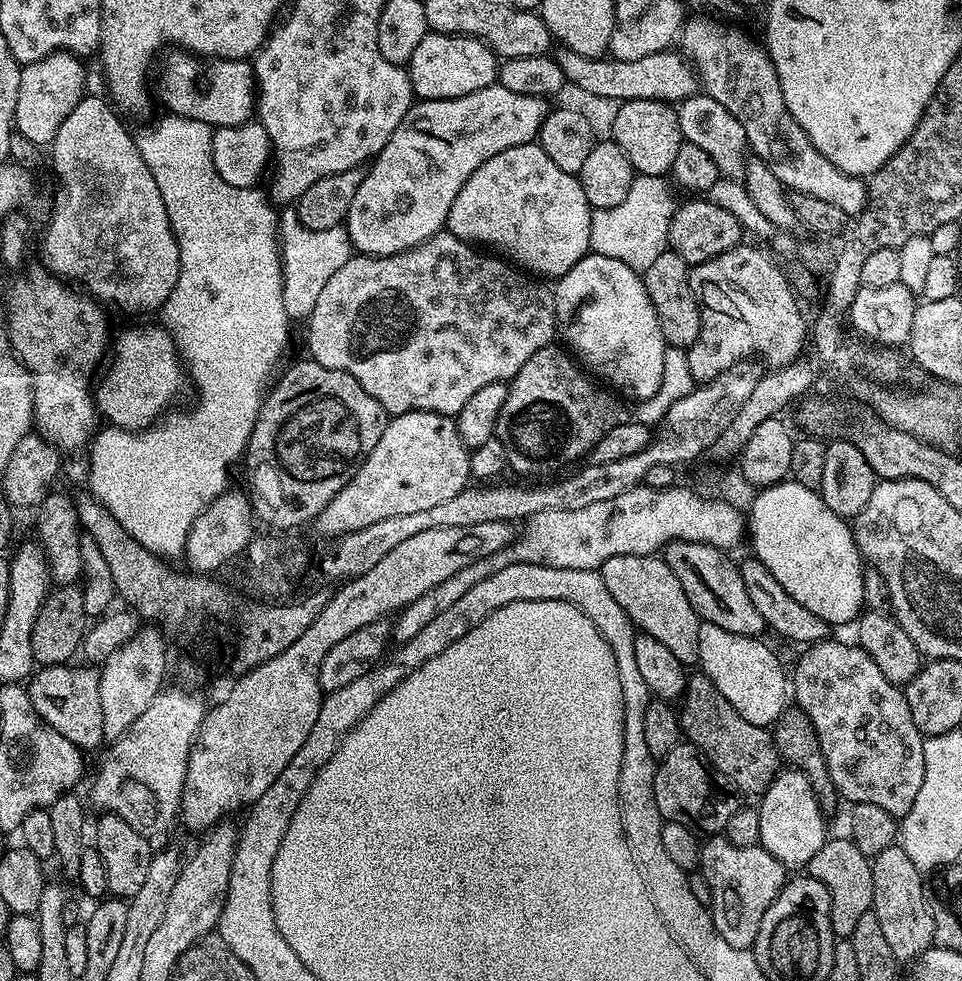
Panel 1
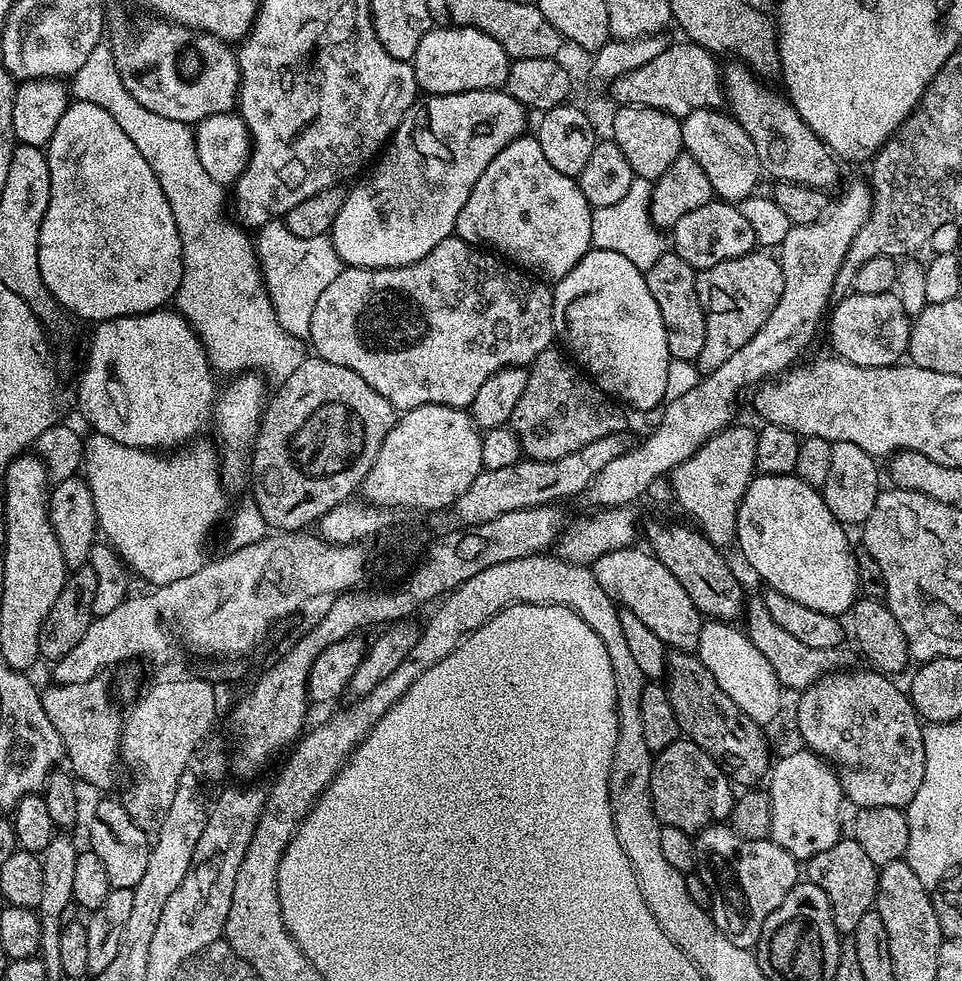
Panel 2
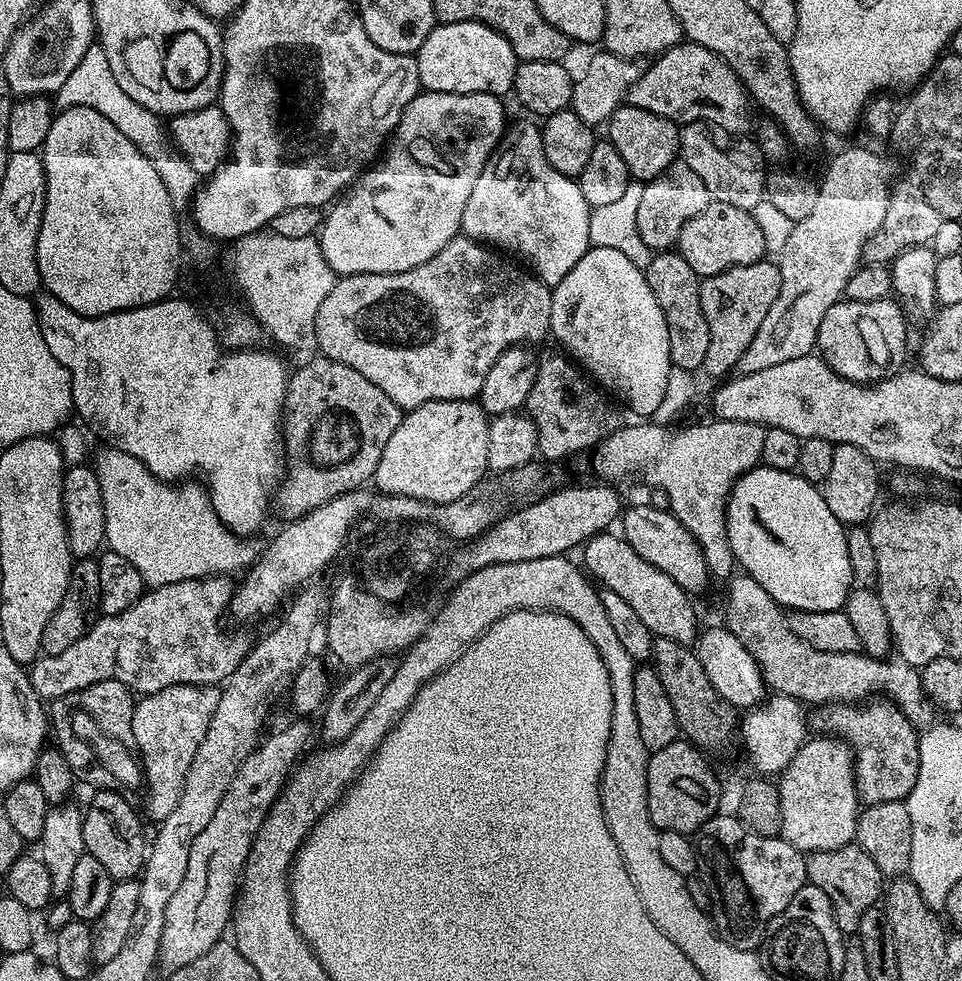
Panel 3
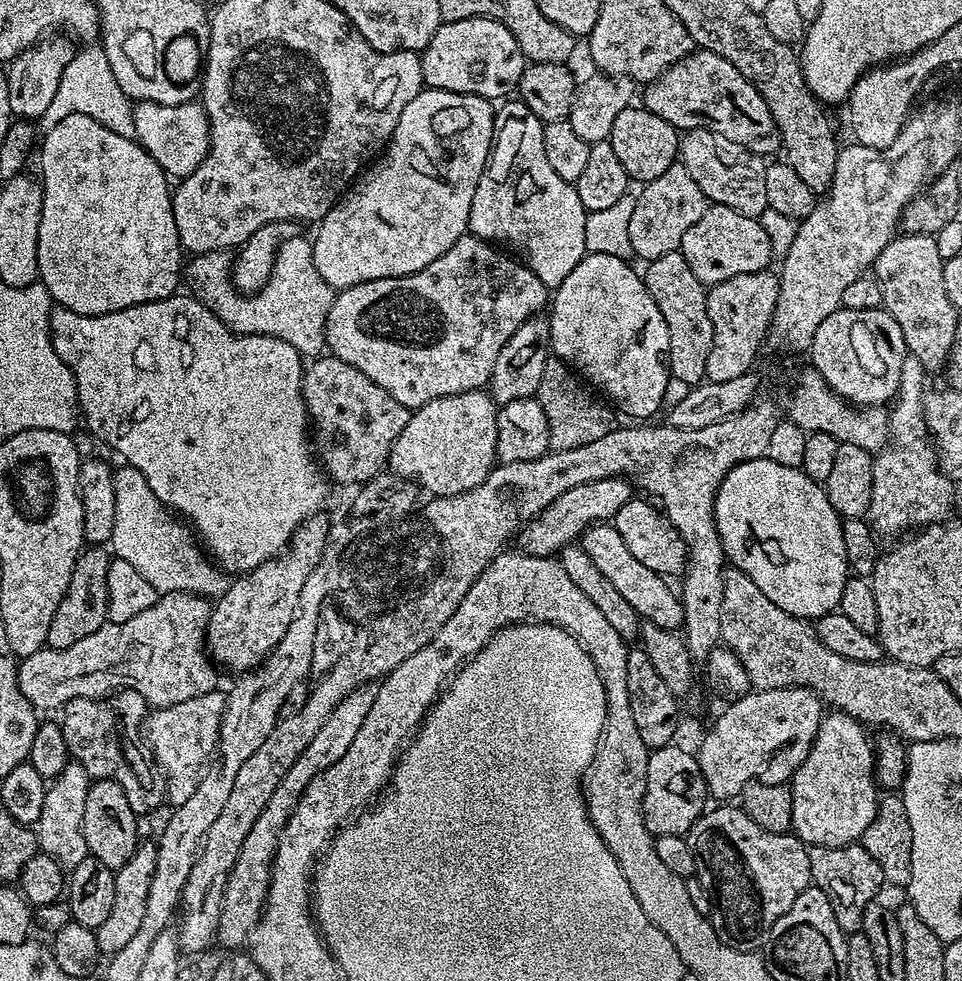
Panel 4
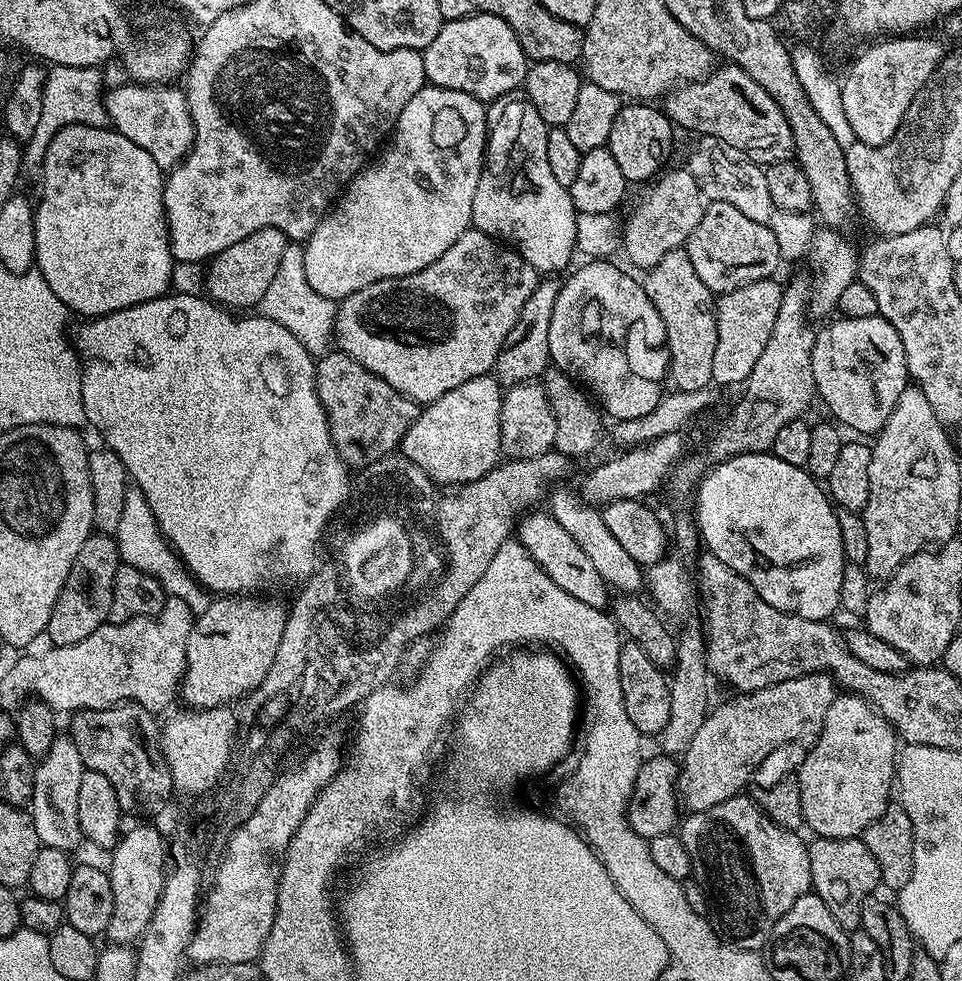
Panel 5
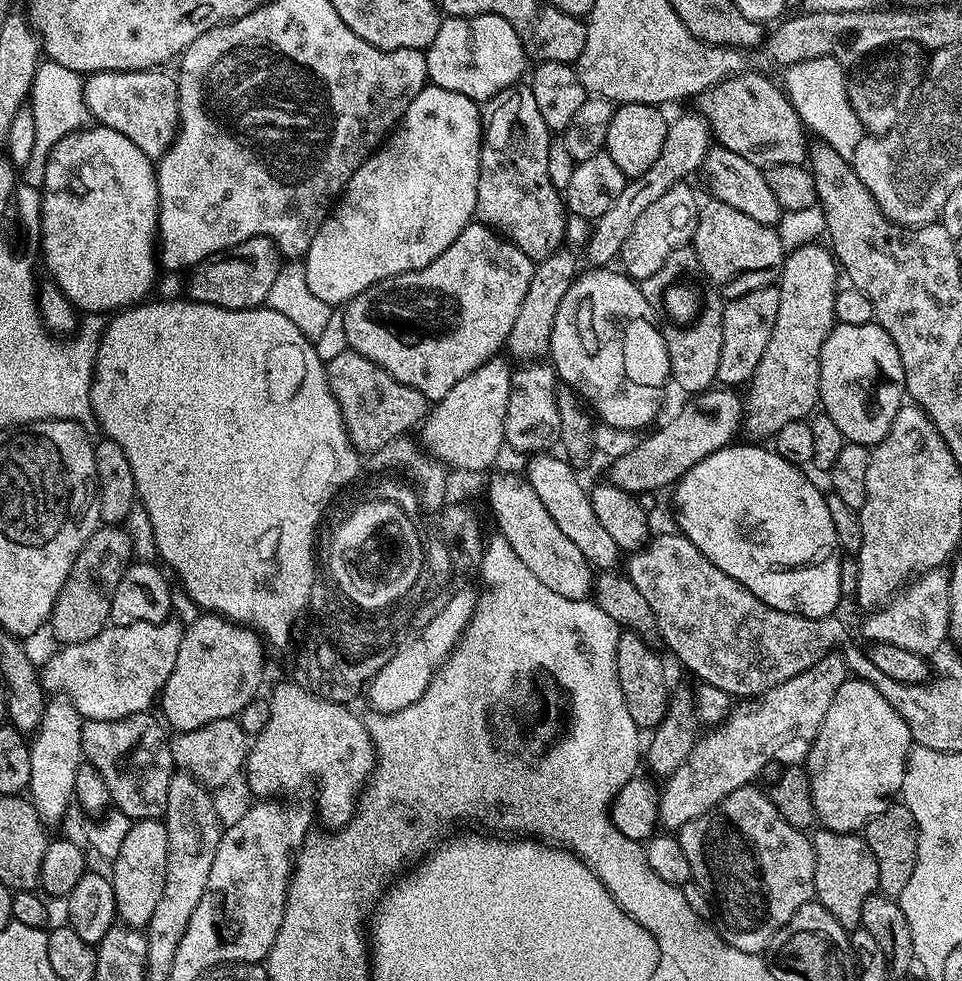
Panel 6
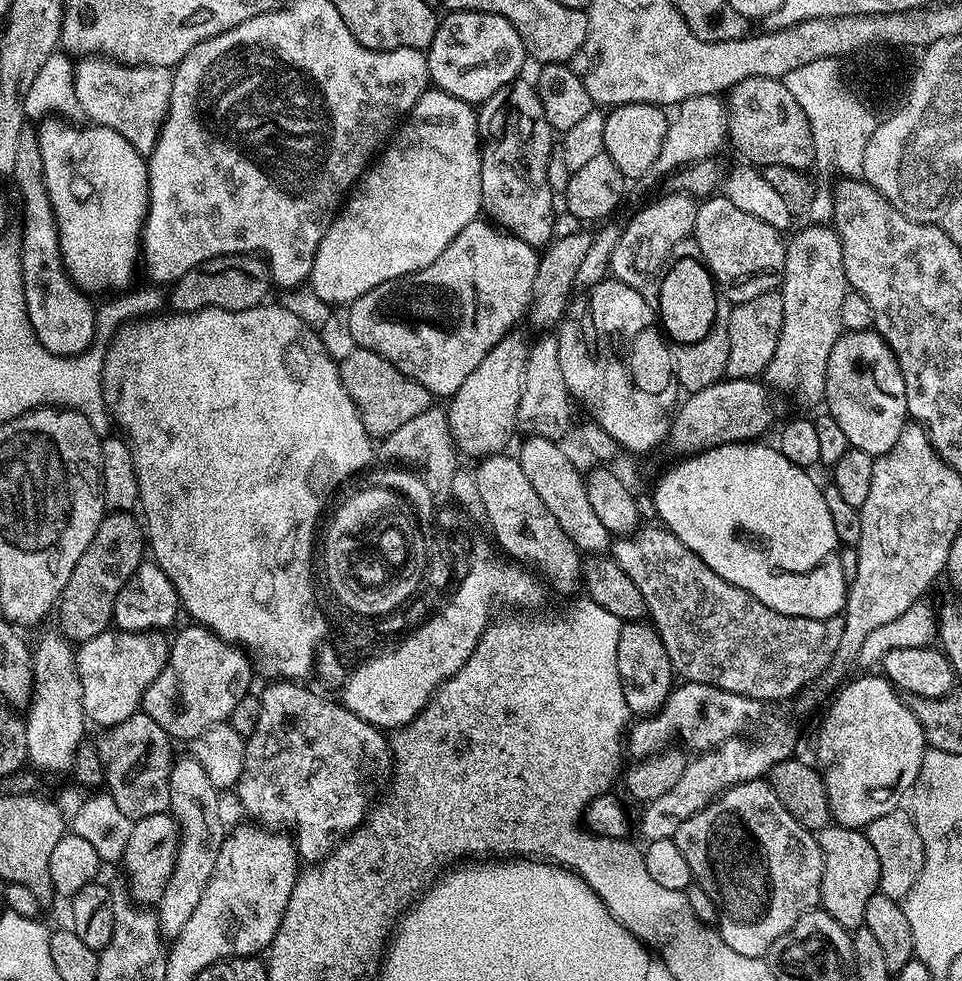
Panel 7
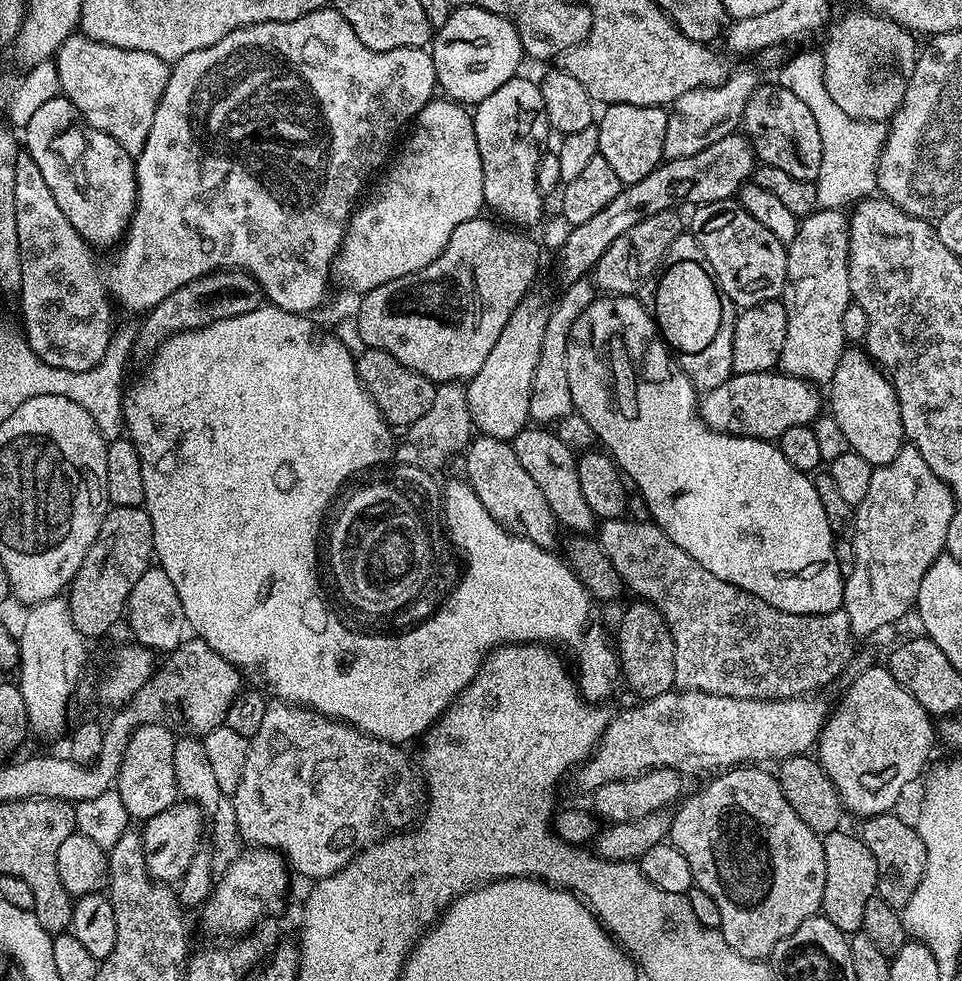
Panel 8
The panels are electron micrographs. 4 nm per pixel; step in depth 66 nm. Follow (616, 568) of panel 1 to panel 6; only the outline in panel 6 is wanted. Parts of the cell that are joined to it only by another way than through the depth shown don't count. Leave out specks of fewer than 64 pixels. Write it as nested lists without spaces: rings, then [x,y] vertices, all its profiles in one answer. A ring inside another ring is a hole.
[[[545,450],[535,453],[529,459],[532,461],[528,464],[528,472],[526,471],[528,484],[534,490],[534,494],[538,494],[538,498],[542,498],[542,506],[546,506],[546,510],[550,510],[550,518],[554,518],[554,522],[558,522],[562,534],[566,534],[566,538],[570,538],[570,542],[574,542],[574,546],[578,546],[578,550],[582,550],[582,554],[586,554],[588,563],[592,565],[593,569],[615,569],[619,565],[616,563],[619,562],[620,556],[622,560],[622,549],[616,545],[614,538],[610,538],[610,533],[602,527],[602,522],[598,522],[589,489],[586,484],[584,488],[579,474],[571,468],[573,465],[563,455],[560,457],[551,456],[552,454],[551,451]]]

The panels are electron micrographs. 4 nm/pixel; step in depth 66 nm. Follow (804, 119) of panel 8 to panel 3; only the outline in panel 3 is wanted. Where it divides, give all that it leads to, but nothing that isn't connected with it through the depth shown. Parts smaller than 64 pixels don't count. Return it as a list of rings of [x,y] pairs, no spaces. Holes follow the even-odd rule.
[[[681,42],[675,44],[670,50],[661,52],[649,64],[652,65],[641,71],[638,82],[630,86],[626,97],[627,103],[638,106],[642,110],[650,110],[650,114],[658,114],[667,120],[675,120],[680,126],[703,120],[713,128],[720,128],[737,138],[751,133],[748,131],[752,128],[753,101],[748,95],[747,88],[744,87],[744,82],[737,78],[734,70],[730,70],[726,62],[722,62],[722,58],[718,58],[718,54],[706,50],[706,46]]]

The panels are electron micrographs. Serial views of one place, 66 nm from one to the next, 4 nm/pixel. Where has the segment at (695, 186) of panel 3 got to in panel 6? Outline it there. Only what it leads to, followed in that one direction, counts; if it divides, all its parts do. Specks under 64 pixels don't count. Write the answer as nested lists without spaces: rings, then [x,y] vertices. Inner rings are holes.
[[[681,182],[674,185],[662,198],[657,198],[652,205],[634,222],[634,230],[630,230],[630,238],[622,242],[622,250],[618,264],[627,275],[637,282],[643,282],[658,270],[662,270],[662,262],[674,254],[674,250],[693,243],[696,235],[696,220],[700,217],[701,205],[696,204],[696,192],[691,183]]]

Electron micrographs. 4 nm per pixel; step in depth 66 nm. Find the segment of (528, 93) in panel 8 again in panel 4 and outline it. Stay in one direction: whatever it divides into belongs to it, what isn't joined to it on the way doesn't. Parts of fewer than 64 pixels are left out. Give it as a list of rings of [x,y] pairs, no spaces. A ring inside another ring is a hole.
[[[508,98],[495,109],[495,114],[496,134],[492,141],[492,152],[482,178],[478,178],[474,202],[470,202],[468,232],[479,240],[487,240],[505,249],[513,248],[508,250],[515,253],[548,289],[555,290],[566,274],[570,274],[570,270],[574,270],[574,266],[578,266],[578,262],[586,255],[588,213],[582,206],[582,198],[578,198],[576,186],[558,178],[556,171],[550,167],[550,161],[546,159],[545,123],[536,117],[534,110],[530,110],[530,106],[526,106],[519,98]]]

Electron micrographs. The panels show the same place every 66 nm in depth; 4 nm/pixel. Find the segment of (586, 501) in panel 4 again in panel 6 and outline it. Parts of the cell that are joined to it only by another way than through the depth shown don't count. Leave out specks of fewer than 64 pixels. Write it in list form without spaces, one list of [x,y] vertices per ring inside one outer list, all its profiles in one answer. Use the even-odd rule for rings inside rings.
[[[716,386],[707,392],[701,392],[695,397],[693,404],[688,404],[673,420],[668,420],[661,426],[657,432],[649,431],[648,437],[637,439],[634,450],[629,450],[626,454],[622,454],[622,458],[611,461],[612,476],[611,483],[618,485],[622,490],[639,494],[646,491],[659,493],[660,488],[675,485],[681,476],[694,467],[698,462],[702,462],[702,458],[706,458],[710,454],[714,454],[718,450],[729,447],[737,439],[736,431],[741,431],[744,422],[744,406],[745,401],[742,399],[741,393],[733,390],[728,386]]]

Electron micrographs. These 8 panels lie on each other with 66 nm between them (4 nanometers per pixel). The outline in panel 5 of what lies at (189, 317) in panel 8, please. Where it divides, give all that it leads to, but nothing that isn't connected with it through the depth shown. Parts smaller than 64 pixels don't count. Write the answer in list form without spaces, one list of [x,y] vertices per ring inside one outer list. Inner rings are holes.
[[[263,228],[254,230],[254,234],[246,234],[246,238],[242,238],[242,242],[234,242],[234,246],[226,246],[226,250],[213,256],[207,265],[204,278],[207,295],[232,310],[255,309],[262,302],[266,290],[270,290],[276,266],[282,262],[289,243],[288,236],[282,234],[282,230]]]

